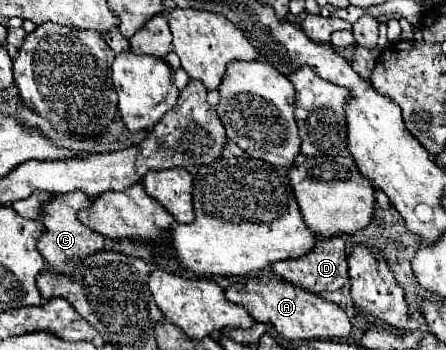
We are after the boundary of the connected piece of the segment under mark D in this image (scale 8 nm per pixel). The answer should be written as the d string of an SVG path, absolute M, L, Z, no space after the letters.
M333 236L333 238L321 238L317 240L315 248L311 252L307 252L301 258L291 258L291 260L281 260L273 264L273 272L309 292L337 292L345 286L349 274L347 274L347 254L345 254L345 242L341 236Z

